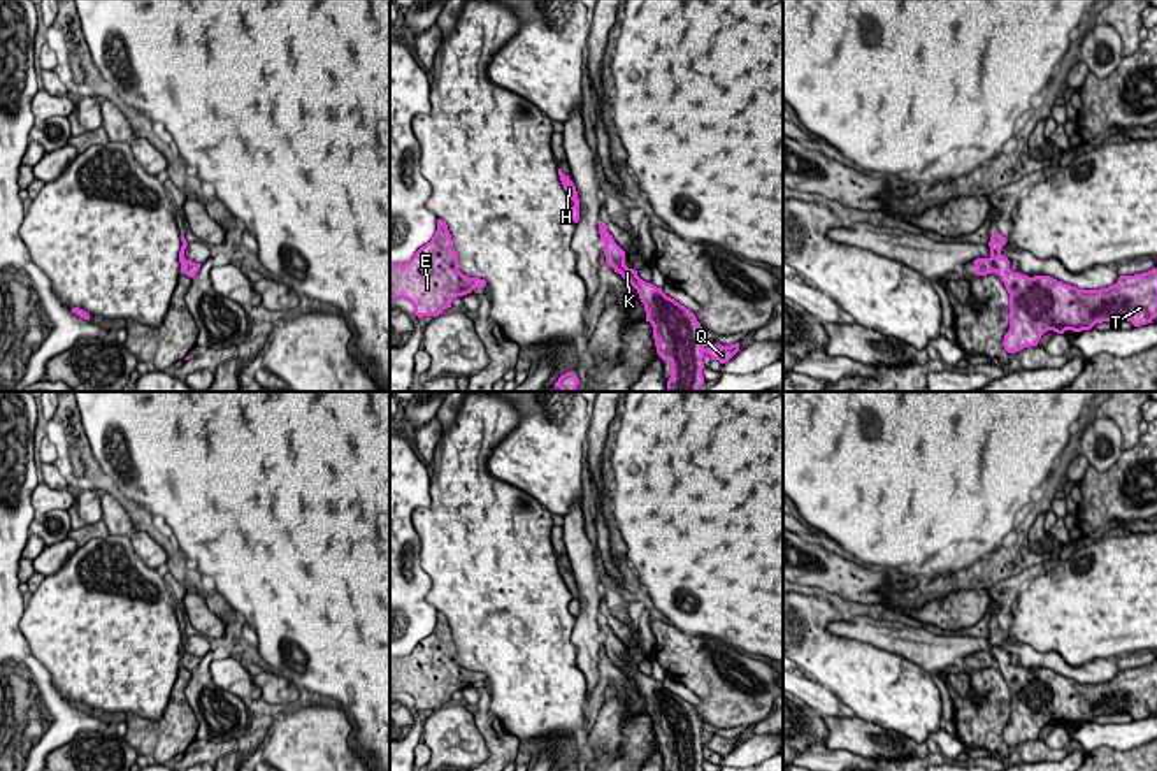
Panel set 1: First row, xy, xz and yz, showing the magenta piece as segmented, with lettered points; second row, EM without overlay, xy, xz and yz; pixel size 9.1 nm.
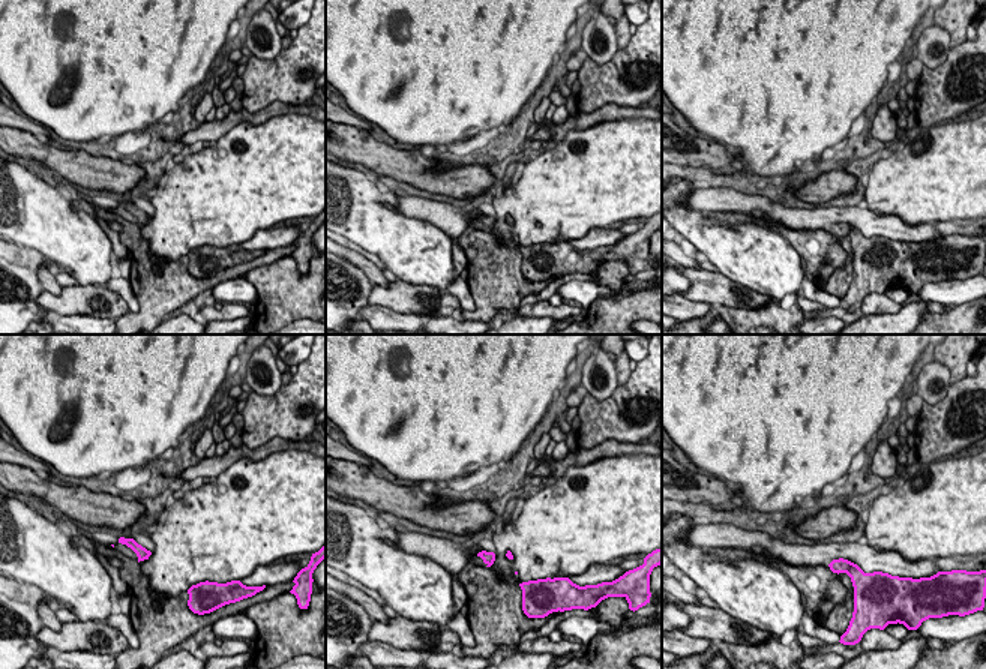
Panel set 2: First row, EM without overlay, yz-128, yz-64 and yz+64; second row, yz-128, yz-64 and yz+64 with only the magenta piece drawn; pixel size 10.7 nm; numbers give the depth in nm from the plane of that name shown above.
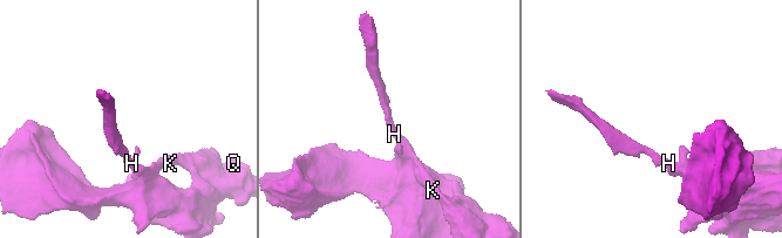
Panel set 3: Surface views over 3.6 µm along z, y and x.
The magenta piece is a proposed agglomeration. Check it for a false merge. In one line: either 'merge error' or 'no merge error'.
merge error

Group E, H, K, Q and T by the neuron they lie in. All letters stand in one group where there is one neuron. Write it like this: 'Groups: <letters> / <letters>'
Groups: E Q T / H K

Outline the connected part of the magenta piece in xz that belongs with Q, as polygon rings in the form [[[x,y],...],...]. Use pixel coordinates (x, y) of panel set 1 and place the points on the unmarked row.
[[[739,736],[730,739],[713,738],[706,741],[702,746],[709,748],[711,753],[718,753],[720,757],[729,755],[739,745]]]

